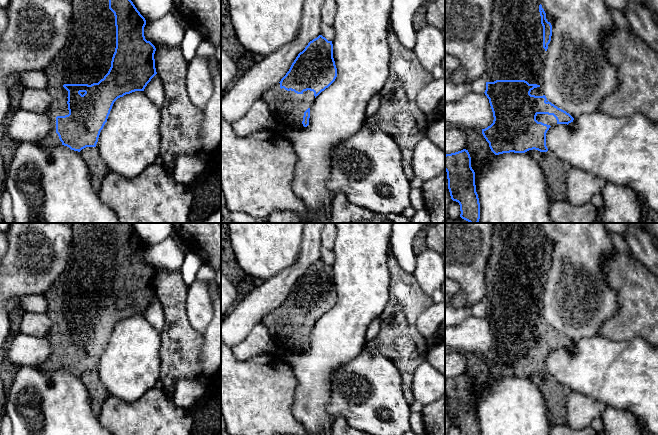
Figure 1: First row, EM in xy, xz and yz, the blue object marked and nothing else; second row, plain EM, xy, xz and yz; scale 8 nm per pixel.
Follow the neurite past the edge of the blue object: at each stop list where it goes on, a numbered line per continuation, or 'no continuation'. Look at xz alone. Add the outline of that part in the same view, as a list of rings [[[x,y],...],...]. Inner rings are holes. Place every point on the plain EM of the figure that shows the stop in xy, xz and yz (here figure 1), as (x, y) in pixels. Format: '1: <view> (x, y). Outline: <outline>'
1: xz (281, 326). Outline: [[[280,307],[269,312],[261,322],[267,327],[276,344],[281,340],[286,340],[299,354],[305,352],[302,348],[304,336],[315,324],[313,315],[307,314],[302,318],[297,318],[291,314],[281,313]]]

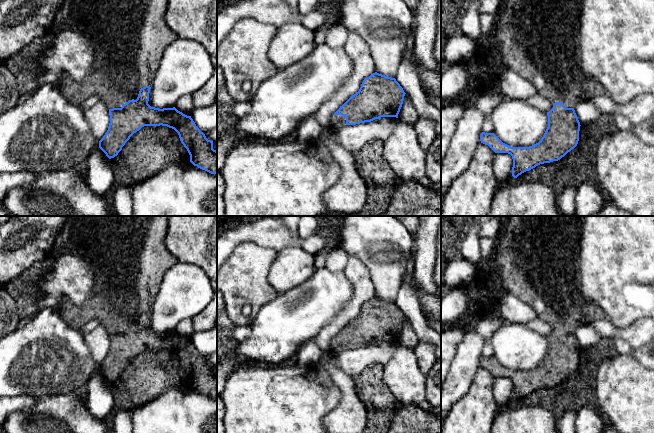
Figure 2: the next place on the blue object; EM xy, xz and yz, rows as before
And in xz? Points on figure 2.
1: xz (337, 345). Outline: [[[332,339],[328,352],[339,353],[346,350],[346,342],[342,339]]]

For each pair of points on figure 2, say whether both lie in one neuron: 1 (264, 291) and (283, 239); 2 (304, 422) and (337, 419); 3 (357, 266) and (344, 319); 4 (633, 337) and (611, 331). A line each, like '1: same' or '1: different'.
1: different
2: different
3: same
4: same

